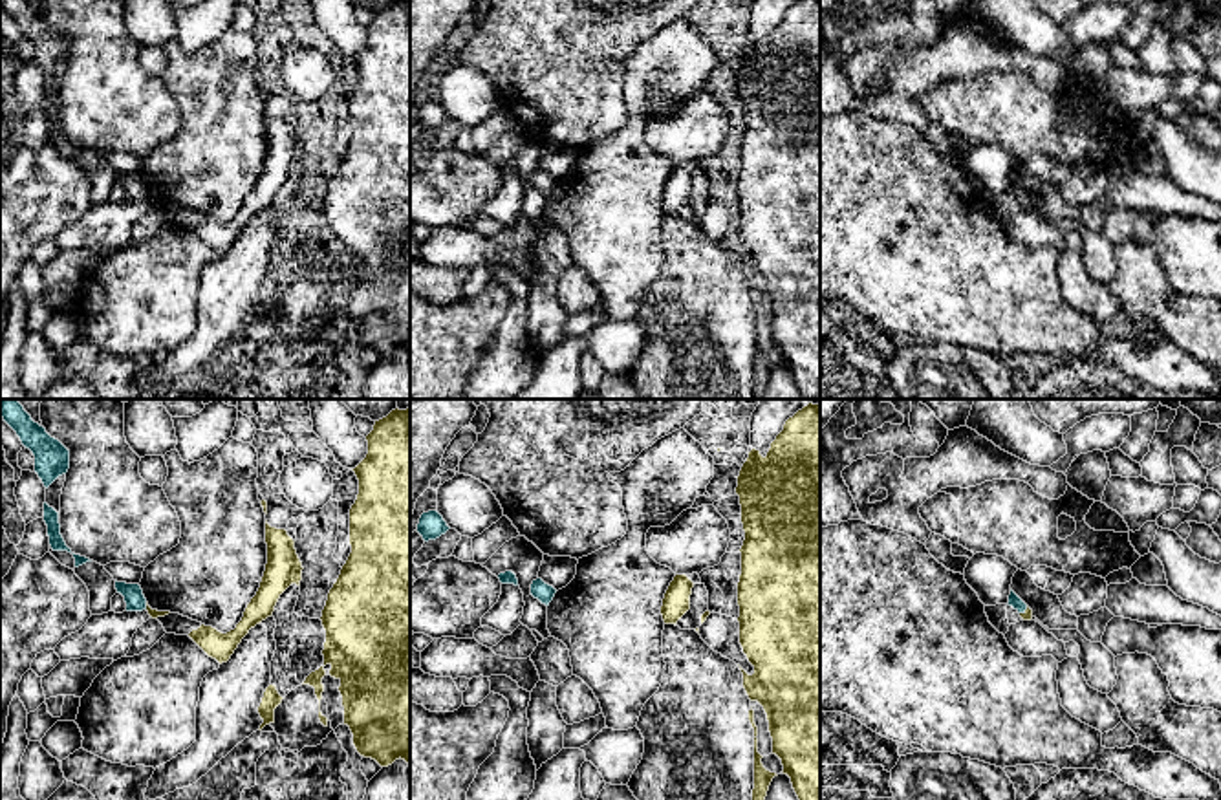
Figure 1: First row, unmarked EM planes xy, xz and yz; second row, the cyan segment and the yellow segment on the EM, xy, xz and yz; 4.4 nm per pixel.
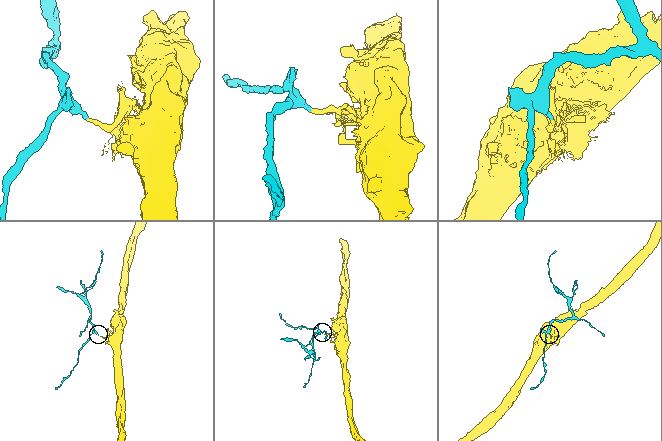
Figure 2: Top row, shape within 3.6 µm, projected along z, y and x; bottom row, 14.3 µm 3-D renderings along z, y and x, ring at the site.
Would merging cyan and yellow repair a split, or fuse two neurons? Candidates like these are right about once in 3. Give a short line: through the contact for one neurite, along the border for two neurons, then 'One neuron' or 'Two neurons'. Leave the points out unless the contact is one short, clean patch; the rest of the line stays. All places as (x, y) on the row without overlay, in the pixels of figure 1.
Line: yz (1015, 191), (1024, 200), (1027, 205). One neuron

